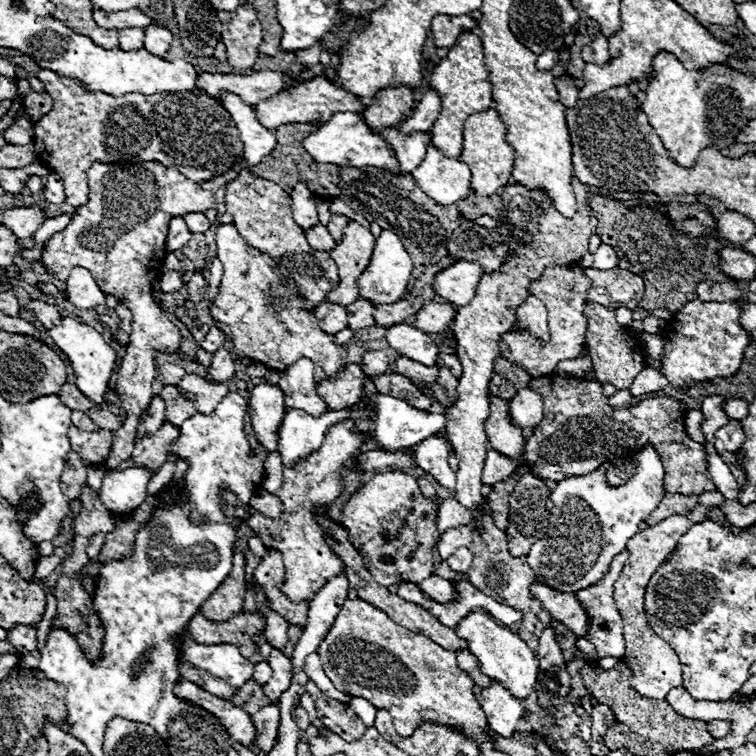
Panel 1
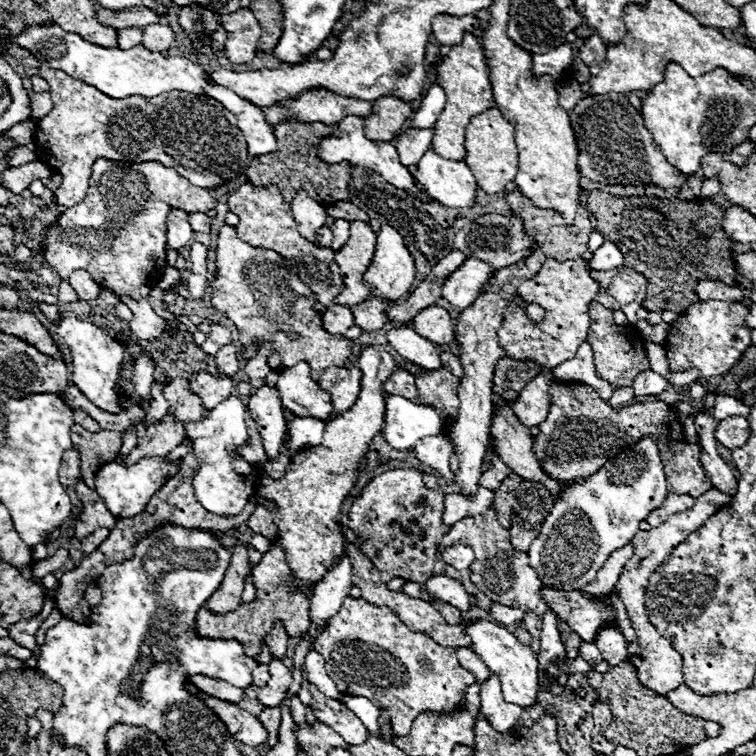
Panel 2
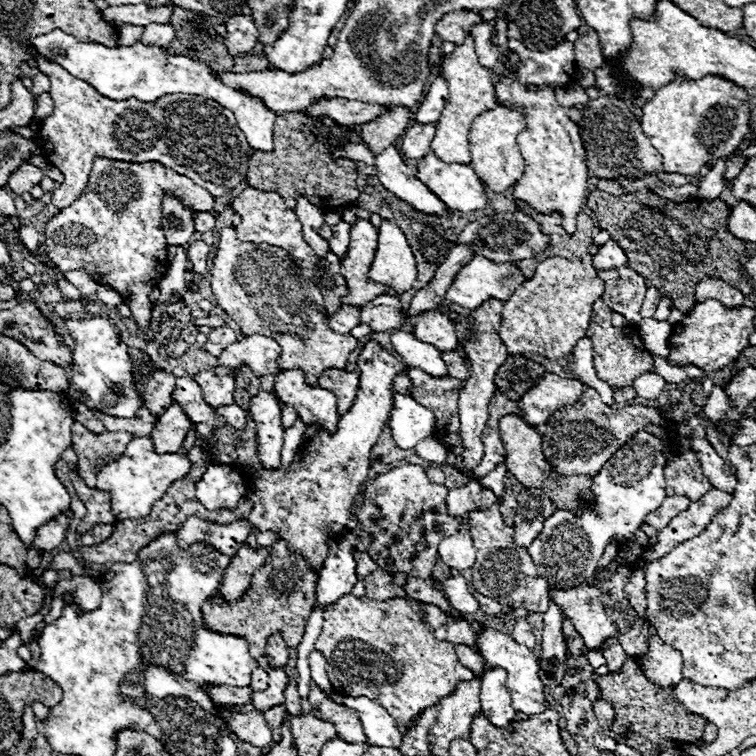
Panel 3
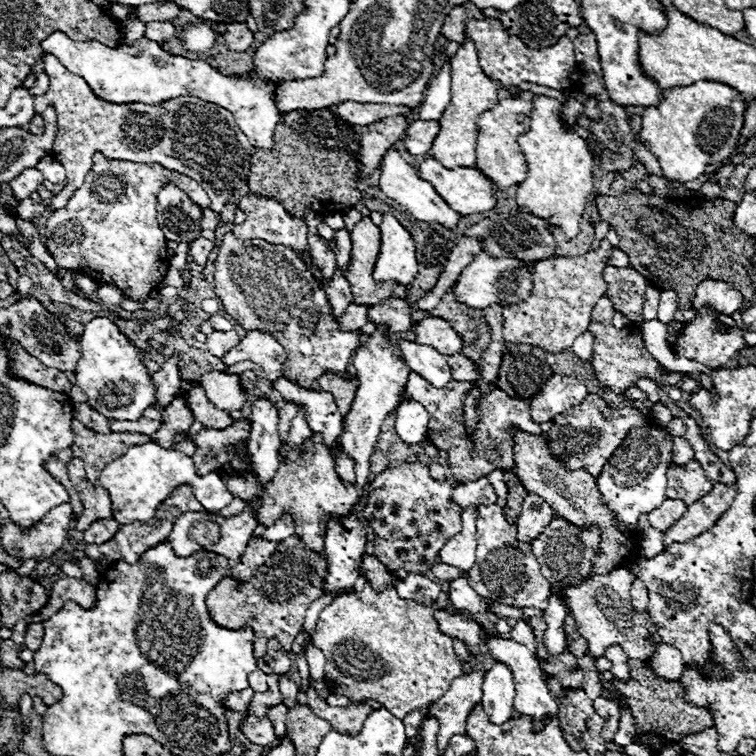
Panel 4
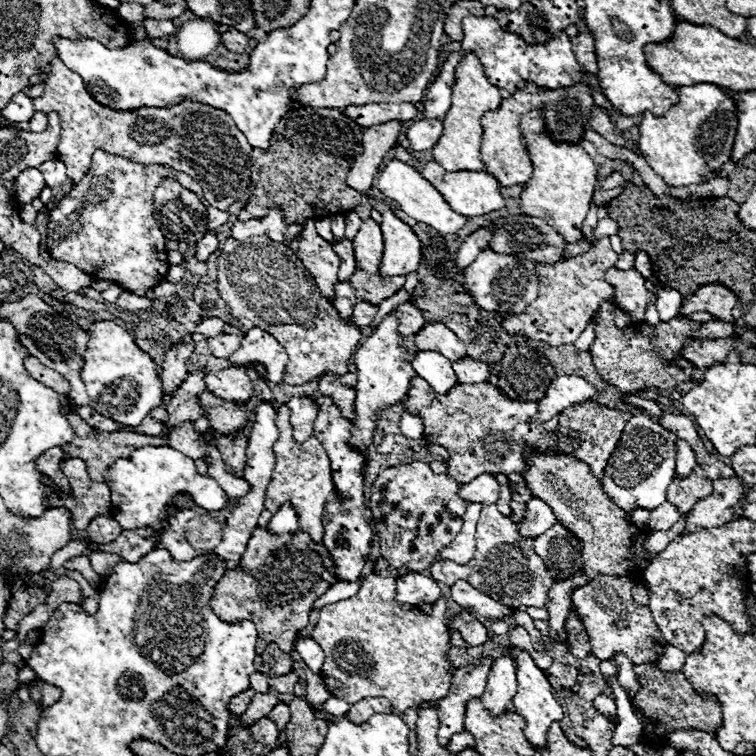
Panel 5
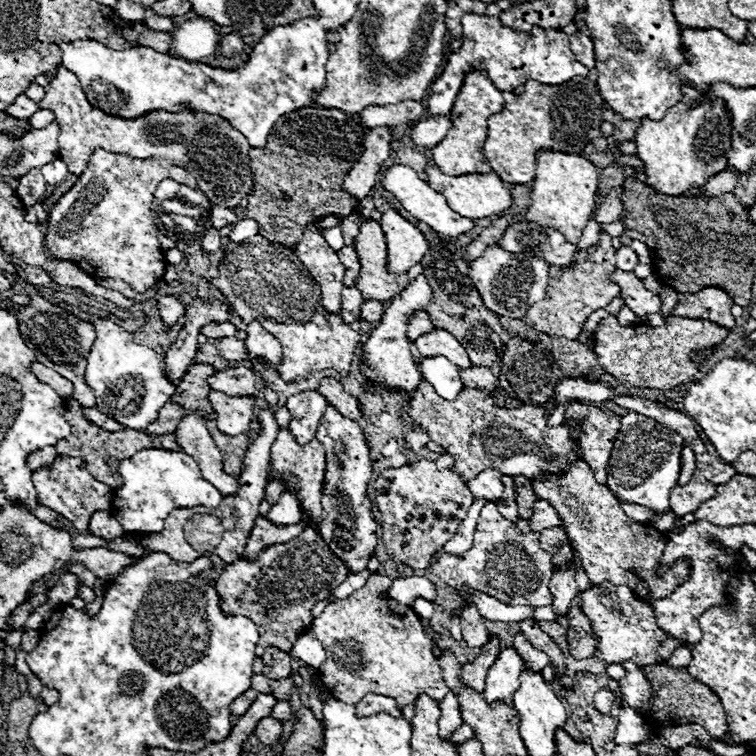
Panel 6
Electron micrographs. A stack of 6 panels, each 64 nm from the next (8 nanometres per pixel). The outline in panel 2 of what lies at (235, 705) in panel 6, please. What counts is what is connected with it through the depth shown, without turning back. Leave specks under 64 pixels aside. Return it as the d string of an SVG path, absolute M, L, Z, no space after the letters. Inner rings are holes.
M192 676L190 682L198 688L202 688L202 692L210 694L210 696L218 696L220 700L230 700L232 704L238 704L240 700L244 700L244 690L236 688L232 684L226 684L222 680L214 680L214 678L206 678L206 676Z

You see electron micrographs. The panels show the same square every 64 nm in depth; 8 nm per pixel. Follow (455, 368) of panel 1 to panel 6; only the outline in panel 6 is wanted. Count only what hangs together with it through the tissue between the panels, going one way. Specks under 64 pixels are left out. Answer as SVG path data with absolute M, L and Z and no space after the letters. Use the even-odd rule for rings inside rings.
M470 366L470 368L460 368L460 376L462 376L462 384L468 388L486 388L490 390L498 404L506 404L506 394L498 388L498 378L490 372L490 368L484 366Z

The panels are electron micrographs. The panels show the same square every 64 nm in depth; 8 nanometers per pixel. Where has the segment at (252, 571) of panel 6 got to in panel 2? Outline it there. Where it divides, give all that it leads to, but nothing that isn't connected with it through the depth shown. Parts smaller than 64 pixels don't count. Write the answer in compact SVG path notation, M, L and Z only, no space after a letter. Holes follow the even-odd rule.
M272 546L264 556L262 562L254 568L254 586L256 586L256 600L250 604L240 604L236 612L228 612L226 616L214 616L204 606L198 610L196 618L196 634L202 638L216 638L216 640L238 640L244 646L244 654L256 658L260 654L260 644L264 636L270 632L274 620L282 620L286 626L288 636L304 636L310 626L310 590L294 592L290 568L284 556L284 550Z

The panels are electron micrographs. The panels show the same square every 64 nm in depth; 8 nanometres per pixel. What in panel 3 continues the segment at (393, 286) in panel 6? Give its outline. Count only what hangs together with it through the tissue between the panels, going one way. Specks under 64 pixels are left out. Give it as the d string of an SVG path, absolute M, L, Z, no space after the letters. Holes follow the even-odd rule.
M356 220L350 230L350 244L344 260L340 262L340 272L346 280L348 294L342 298L342 304L364 306L380 294L386 294L382 284L368 280L368 270L372 266L378 244L378 230L370 220Z

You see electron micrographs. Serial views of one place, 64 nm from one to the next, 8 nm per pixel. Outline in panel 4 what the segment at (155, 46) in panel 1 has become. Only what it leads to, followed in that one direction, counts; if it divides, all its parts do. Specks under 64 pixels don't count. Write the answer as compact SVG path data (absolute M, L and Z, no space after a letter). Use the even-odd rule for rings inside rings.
M150 22L150 24L146 24L144 38L164 44L164 42L170 42L174 38L174 34L176 34L176 28L172 22Z

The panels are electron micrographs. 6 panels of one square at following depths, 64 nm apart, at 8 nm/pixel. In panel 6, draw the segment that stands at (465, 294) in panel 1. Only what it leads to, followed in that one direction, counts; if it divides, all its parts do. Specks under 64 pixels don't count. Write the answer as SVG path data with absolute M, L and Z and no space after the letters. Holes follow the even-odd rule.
M492 244L486 248L482 256L478 256L470 264L470 280L478 294L482 296L482 302L488 310L508 316L508 318L522 318L530 304L542 300L548 286L548 262L536 258L536 256L518 256L512 252L506 252Z

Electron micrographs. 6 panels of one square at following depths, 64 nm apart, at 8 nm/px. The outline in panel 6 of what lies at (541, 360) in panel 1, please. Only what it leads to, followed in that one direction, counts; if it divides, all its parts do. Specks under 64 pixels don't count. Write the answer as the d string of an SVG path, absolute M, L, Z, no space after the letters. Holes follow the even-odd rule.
M600 232L598 244L580 252L574 262L560 268L558 266L548 268L546 298L542 302L532 304L526 316L522 318L522 322L528 324L534 332L542 332L566 340L578 340L586 318L594 310L606 308L620 294L618 284L608 280L608 274L614 270L616 270L616 250L612 246L612 238Z

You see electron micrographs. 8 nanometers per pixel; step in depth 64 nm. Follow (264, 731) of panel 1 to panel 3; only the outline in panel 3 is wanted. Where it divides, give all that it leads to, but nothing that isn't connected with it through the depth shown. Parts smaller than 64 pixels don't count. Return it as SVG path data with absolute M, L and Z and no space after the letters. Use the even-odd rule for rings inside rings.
M280 704L280 706L274 706L274 708L270 708L270 710L266 710L264 712L264 718L266 718L266 724L270 726L270 730L272 730L272 742L274 744L278 744L278 740L280 740L280 728L282 728L282 720L284 720L284 716L286 716L286 708Z

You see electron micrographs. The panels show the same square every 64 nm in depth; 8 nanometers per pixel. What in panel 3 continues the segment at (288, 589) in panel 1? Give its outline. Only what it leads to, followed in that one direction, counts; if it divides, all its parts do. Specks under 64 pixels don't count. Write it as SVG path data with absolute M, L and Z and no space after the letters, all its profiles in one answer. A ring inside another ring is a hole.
M368 342L362 350L360 356L356 360L358 366L358 374L360 374L360 388L358 388L358 396L350 408L350 412L346 412L344 416L340 416L340 426L334 434L328 434L326 430L320 432L320 436L316 440L308 440L304 442L296 452L292 464L286 470L265 470L260 468L254 473L251 472L248 482L248 498L254 502L254 510L248 516L250 524L254 530L272 530L278 532L282 540L288 542L288 548L296 554L302 556L316 572L320 572L324 568L324 560L328 558L328 540L330 538L338 538L344 530L342 524L338 524L336 520L346 520L350 518L350 508L358 496L358 488L362 486L362 482L368 476L368 468L370 468L370 452L372 446L376 444L388 416L390 416L390 408L392 408L392 380L398 372L404 370L404 366L390 356L388 350L384 350L382 346L378 346L376 342Z

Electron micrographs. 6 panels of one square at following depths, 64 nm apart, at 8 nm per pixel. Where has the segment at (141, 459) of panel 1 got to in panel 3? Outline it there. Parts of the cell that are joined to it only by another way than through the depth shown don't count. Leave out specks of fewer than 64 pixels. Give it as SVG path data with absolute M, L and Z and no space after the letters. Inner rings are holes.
M172 404L156 422L156 426L150 432L150 440L154 446L154 452L166 454L166 452L178 452L182 446L192 422L186 418L186 414L180 410L178 404Z

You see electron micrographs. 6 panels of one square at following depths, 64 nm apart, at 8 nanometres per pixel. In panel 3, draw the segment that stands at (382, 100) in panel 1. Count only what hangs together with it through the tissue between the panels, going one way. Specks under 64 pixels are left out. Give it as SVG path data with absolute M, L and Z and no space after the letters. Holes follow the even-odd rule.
M386 104L384 108L386 110L380 116L362 124L362 138L376 154L400 138L410 124L410 110L406 106Z

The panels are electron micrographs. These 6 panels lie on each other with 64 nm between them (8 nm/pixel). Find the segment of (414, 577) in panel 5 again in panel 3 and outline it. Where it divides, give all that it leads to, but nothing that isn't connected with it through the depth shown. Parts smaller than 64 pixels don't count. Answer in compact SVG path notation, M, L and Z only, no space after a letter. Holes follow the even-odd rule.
M408 578L406 586L404 586L406 594L418 602L426 602L426 604L434 604L438 608L442 608L442 612L450 614L452 616L452 608L448 606L448 600L446 598L440 598L440 592L434 590L430 586L430 582L424 582L424 580L418 580L418 578Z

